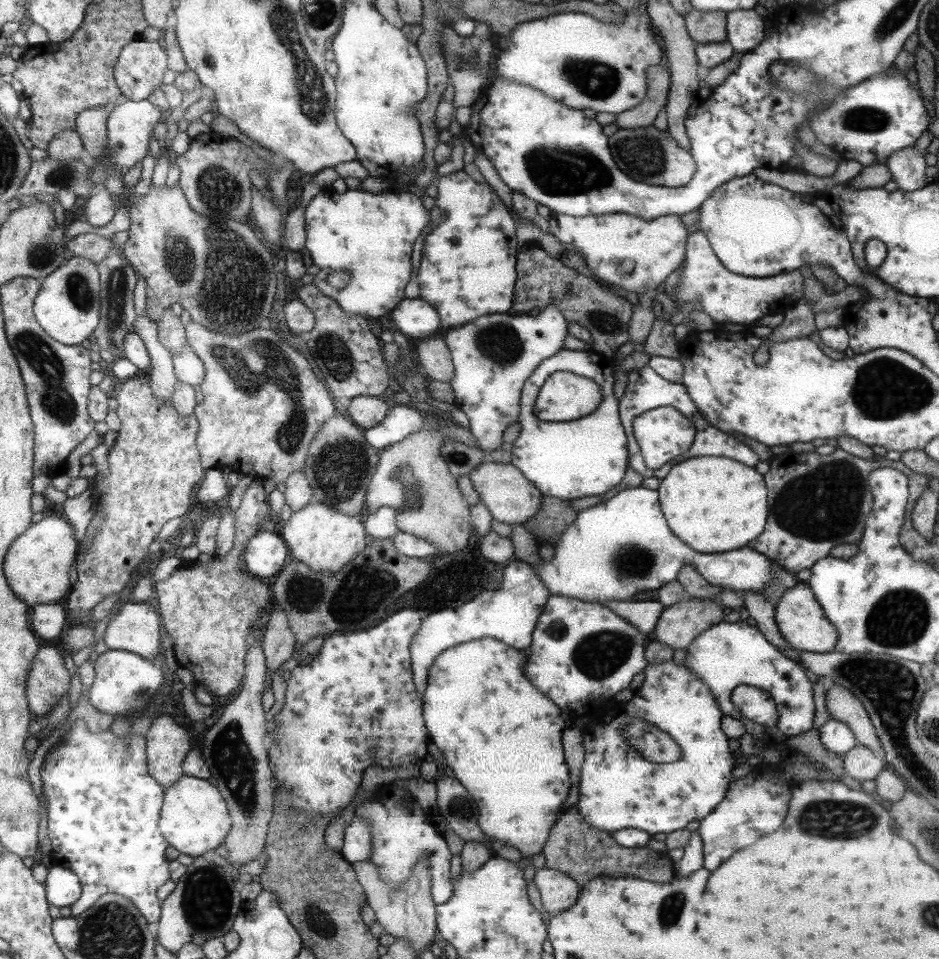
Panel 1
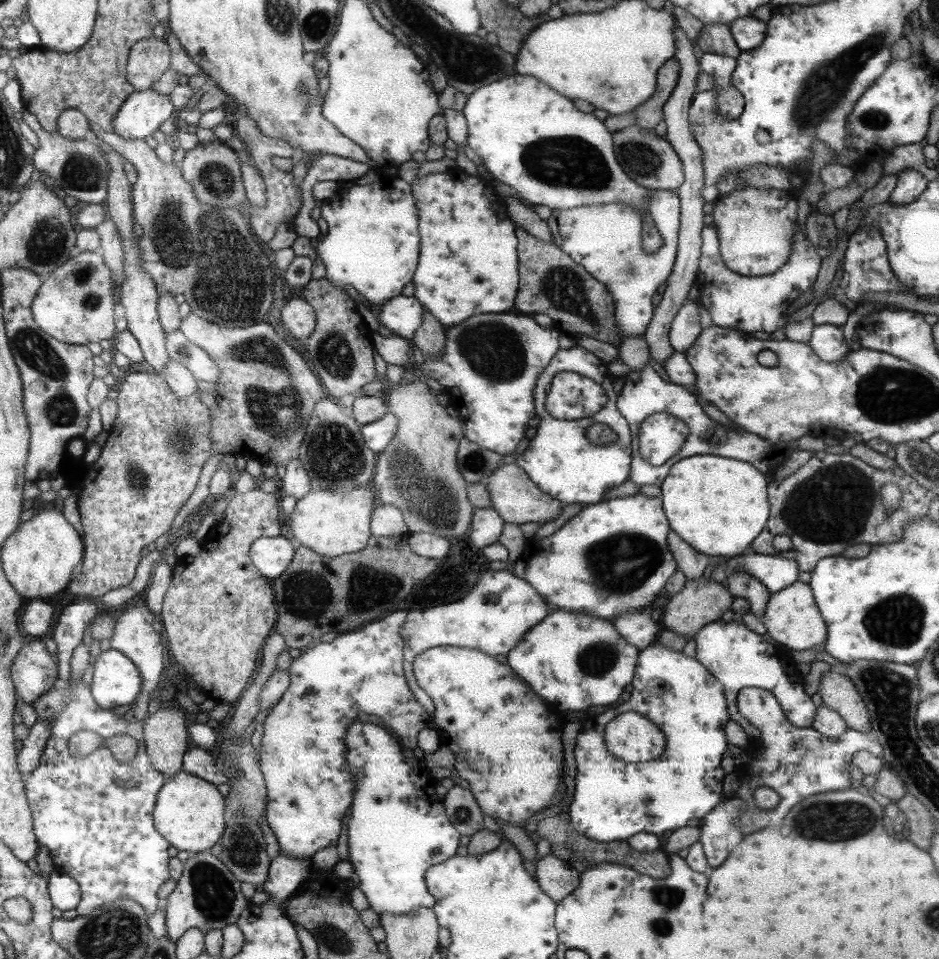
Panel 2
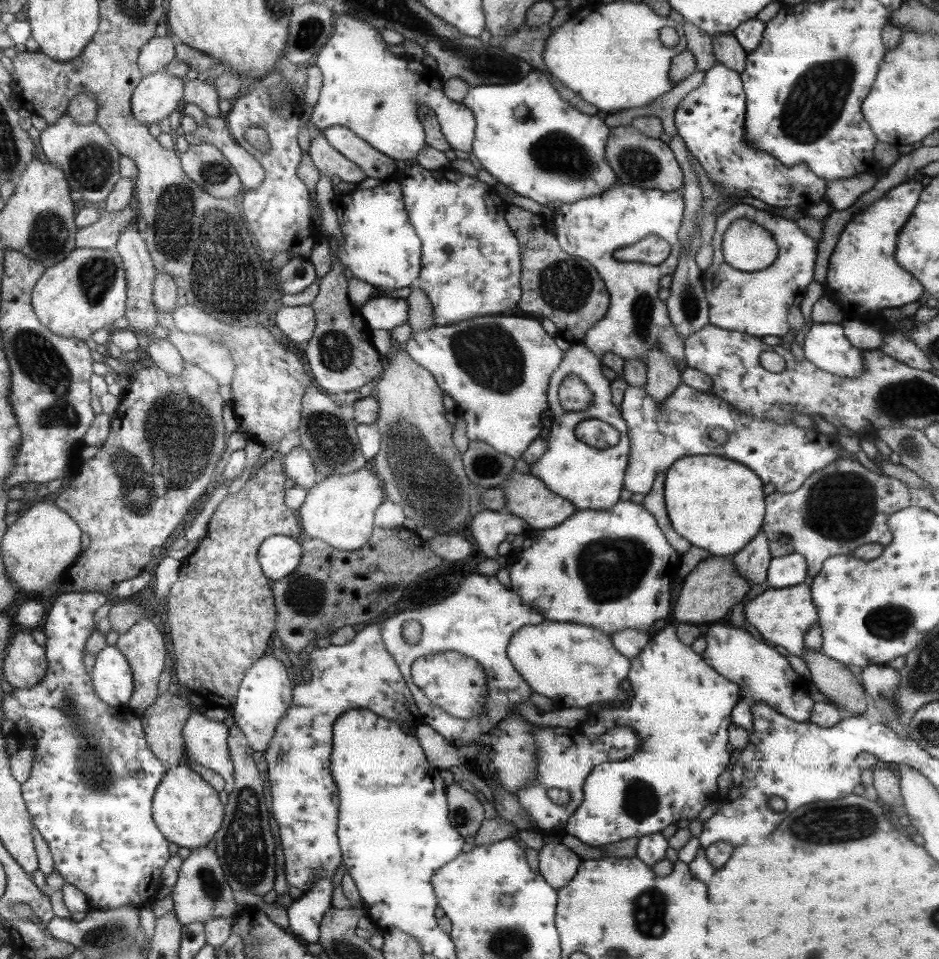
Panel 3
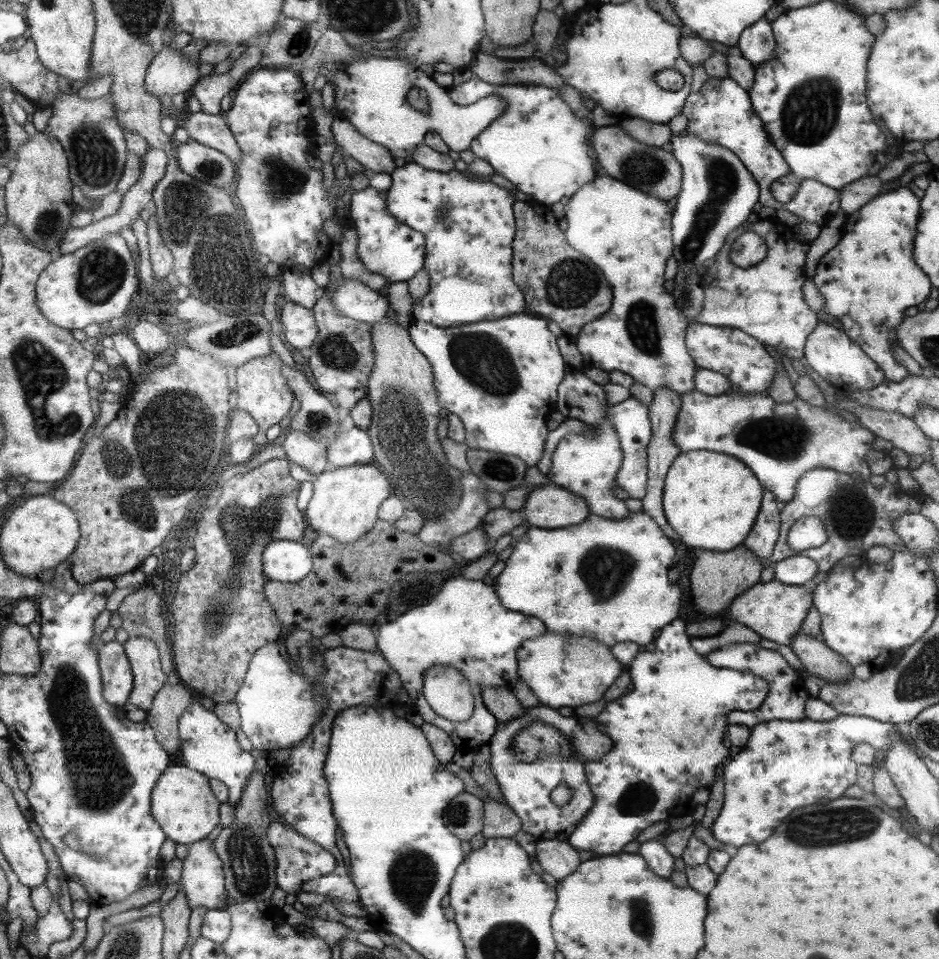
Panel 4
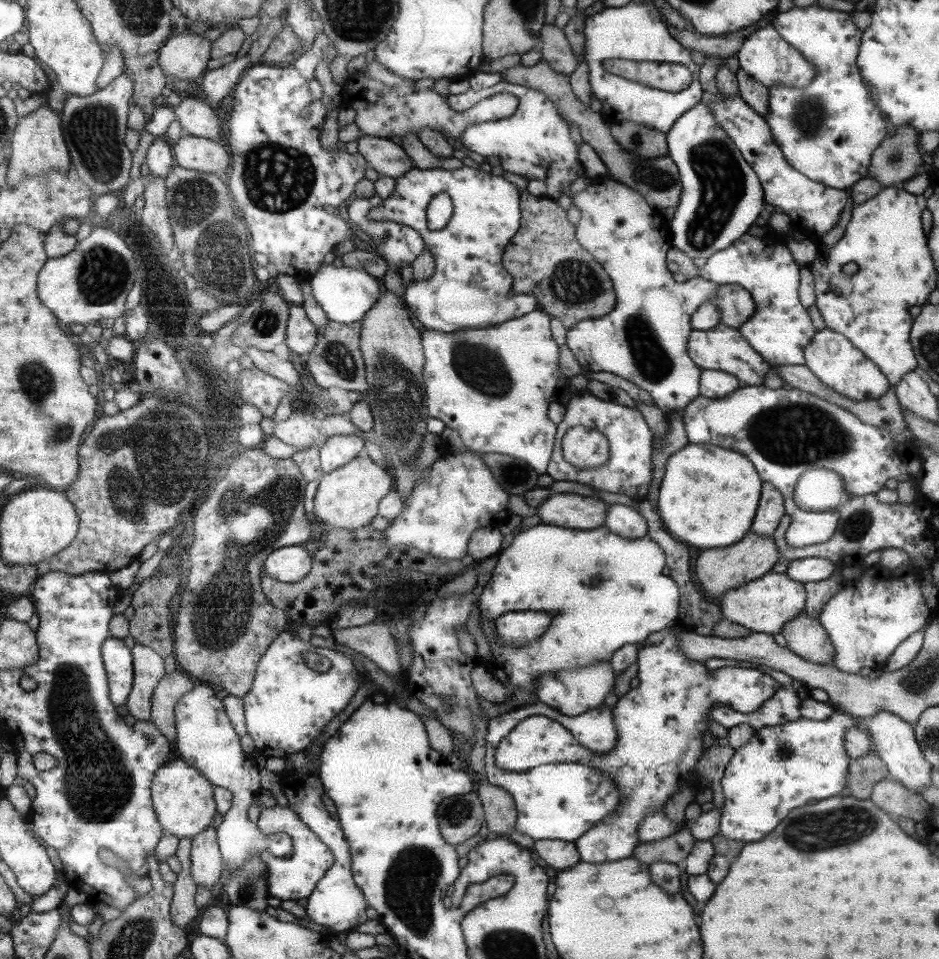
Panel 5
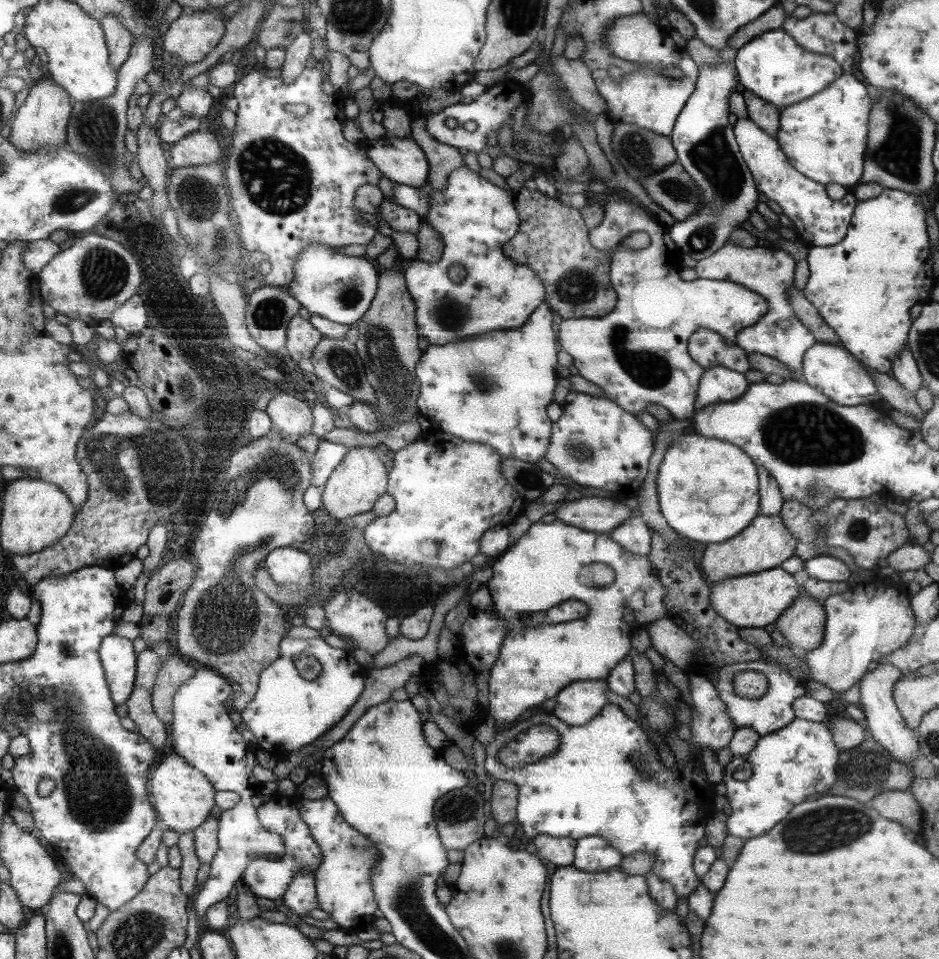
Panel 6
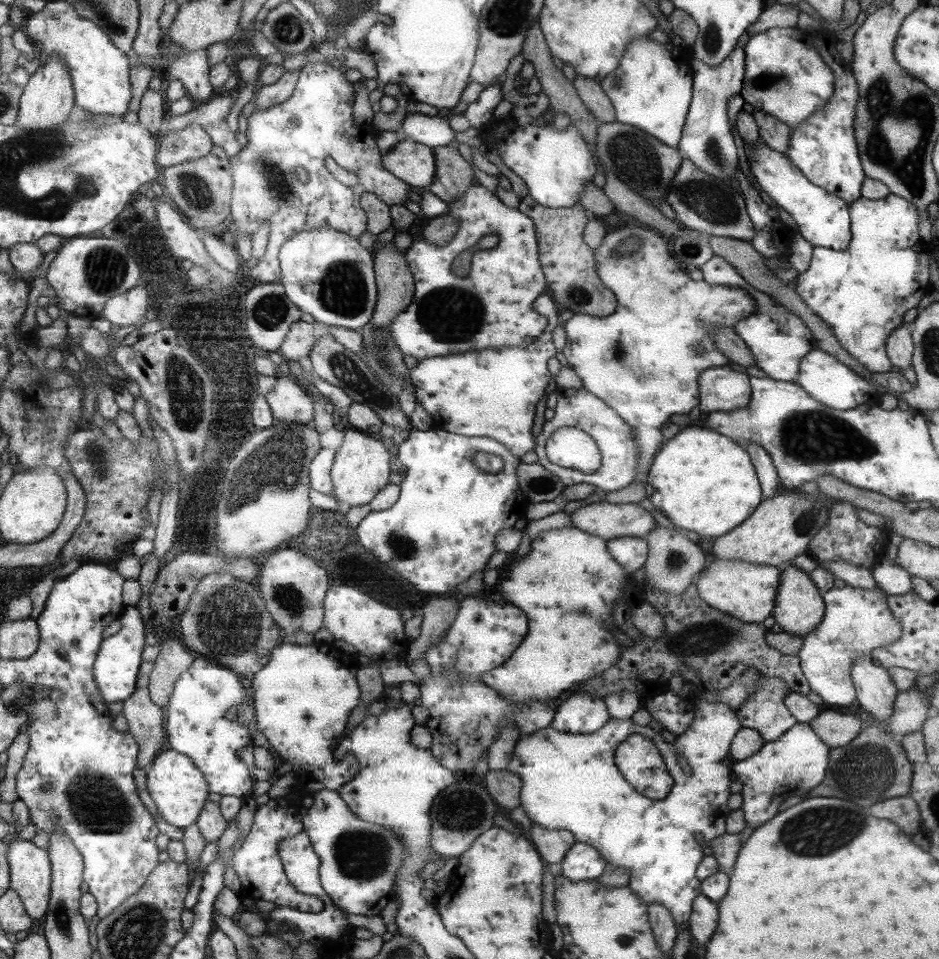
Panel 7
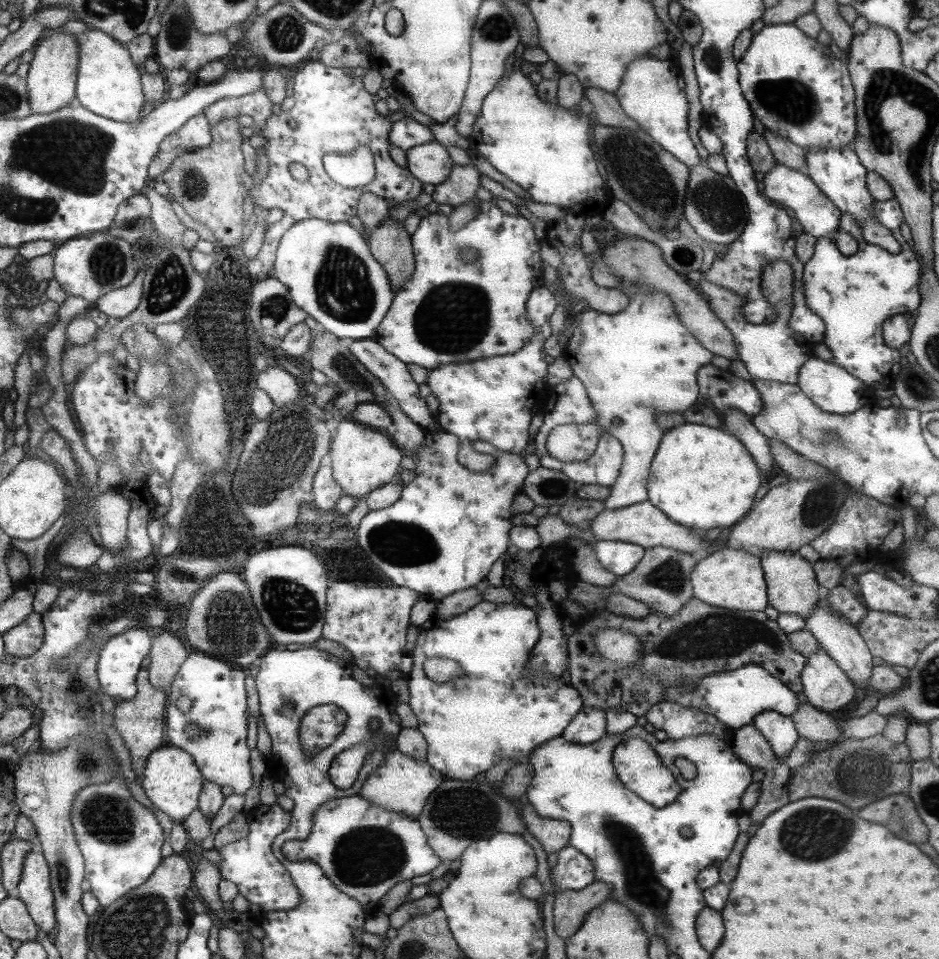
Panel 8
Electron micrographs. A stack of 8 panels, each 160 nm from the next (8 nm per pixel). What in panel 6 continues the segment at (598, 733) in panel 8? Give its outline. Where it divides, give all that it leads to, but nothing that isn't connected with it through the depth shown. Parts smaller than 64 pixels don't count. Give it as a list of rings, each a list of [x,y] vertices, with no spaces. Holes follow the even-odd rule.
[[[605,679],[571,682],[555,697],[551,711],[558,719],[571,726],[581,726],[592,720],[604,708]]]

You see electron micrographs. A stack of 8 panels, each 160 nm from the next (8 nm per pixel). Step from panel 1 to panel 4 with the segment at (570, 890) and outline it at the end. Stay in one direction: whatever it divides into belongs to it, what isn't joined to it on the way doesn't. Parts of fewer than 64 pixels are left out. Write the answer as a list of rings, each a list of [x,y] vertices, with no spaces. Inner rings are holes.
[[[557,840],[536,841],[534,858],[541,866],[543,872],[547,872],[559,882],[563,876],[575,873],[585,856],[568,842]]]

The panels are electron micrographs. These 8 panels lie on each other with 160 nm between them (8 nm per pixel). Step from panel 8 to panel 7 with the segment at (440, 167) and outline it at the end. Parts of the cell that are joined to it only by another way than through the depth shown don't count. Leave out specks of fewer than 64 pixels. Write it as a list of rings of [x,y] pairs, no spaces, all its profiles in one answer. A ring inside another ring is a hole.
[[[409,138],[395,143],[381,162],[391,175],[415,190],[428,188],[436,178],[436,156],[432,148]]]

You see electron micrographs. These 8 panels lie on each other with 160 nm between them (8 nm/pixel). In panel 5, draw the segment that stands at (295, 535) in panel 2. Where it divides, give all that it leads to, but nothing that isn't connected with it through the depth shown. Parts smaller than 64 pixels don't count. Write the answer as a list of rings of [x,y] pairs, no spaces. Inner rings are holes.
[[[365,453],[331,472],[324,473],[317,483],[313,497],[313,514],[326,526],[345,530],[369,525],[371,518],[379,513],[379,502],[391,488],[389,474],[377,468]]]

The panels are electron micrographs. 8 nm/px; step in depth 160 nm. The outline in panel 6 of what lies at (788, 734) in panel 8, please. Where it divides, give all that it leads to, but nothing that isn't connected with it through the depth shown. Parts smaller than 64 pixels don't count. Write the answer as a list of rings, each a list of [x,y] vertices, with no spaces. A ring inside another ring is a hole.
[[[747,661],[742,663],[733,663],[721,670],[717,670],[715,678],[710,678],[710,682],[715,686],[717,692],[720,692],[720,700],[727,706],[728,717],[732,719],[733,726],[750,728],[762,737],[769,733],[775,733],[776,730],[788,725],[796,715],[793,712],[792,704],[795,699],[805,696],[805,686],[782,669],[780,666],[765,664],[765,662]],[[751,670],[761,673],[767,679],[767,691],[765,696],[759,699],[739,699],[733,693],[731,685],[732,676],[736,672]]]

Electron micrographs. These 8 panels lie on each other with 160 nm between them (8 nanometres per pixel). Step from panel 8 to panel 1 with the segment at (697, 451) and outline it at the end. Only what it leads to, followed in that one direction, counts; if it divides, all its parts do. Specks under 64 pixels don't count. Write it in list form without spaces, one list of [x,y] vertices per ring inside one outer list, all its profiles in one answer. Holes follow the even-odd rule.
[[[723,457],[688,458],[681,464],[669,468],[667,476],[659,482],[661,490],[660,510],[665,510],[665,518],[669,518],[669,526],[673,526],[673,534],[677,538],[685,538],[693,550],[701,554],[724,553],[745,546],[749,540],[757,538],[764,529],[767,520],[765,506],[765,484],[763,476],[753,468],[747,468],[735,460]]]

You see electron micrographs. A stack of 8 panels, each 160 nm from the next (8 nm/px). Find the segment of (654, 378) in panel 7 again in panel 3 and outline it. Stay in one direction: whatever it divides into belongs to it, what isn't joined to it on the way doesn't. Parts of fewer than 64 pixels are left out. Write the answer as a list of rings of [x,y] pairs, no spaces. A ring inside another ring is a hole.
[[[617,184],[597,196],[583,198],[572,204],[563,203],[555,210],[555,214],[552,214],[551,228],[560,241],[561,249],[592,263],[597,275],[604,280],[604,286],[611,296],[605,316],[588,330],[584,340],[581,341],[597,358],[601,358],[604,352],[611,352],[623,362],[639,359],[645,364],[647,354],[655,345],[659,345],[660,349],[676,364],[681,363],[683,367],[687,367],[684,362],[683,338],[680,338],[675,327],[672,326],[672,321],[668,317],[667,304],[657,298],[659,279],[673,273],[681,253],[681,242],[677,234],[684,222],[684,204],[684,196],[681,196],[677,190],[669,192]],[[648,234],[657,235],[670,244],[670,253],[661,264],[651,266],[649,263],[623,262],[616,257],[618,249],[635,245],[637,239],[647,237]]]

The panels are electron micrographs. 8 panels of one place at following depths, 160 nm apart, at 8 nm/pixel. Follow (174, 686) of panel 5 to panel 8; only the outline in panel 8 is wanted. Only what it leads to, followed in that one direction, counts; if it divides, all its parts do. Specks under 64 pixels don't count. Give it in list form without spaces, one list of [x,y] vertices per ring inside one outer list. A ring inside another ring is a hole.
[[[161,634],[153,642],[153,664],[151,664],[151,682],[158,691],[171,694],[175,677],[189,659],[189,650],[173,634]]]

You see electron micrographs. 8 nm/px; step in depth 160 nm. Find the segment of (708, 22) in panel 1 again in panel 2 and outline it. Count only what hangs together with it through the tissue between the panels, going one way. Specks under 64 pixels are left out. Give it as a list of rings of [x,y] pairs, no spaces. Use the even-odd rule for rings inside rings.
[[[722,22],[704,24],[697,36],[696,47],[698,52],[717,53],[734,59],[740,53],[728,25]]]

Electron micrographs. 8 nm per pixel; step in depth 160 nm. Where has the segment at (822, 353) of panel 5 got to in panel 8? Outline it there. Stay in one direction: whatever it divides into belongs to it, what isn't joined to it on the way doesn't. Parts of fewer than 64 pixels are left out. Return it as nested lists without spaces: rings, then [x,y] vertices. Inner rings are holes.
[[[816,356],[809,357],[800,366],[796,385],[821,410],[829,411],[831,414],[851,414],[862,406],[873,403],[875,400],[875,393],[864,382],[855,378],[840,366],[829,361],[823,361]]]

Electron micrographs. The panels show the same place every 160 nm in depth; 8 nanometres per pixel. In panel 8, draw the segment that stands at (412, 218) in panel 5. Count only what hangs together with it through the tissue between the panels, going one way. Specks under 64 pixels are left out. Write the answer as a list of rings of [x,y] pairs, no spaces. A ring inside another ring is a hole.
[[[483,200],[477,206],[475,218],[461,230],[453,232],[453,236],[413,236],[413,250],[417,250],[417,274],[413,274],[413,278],[409,279],[399,291],[394,292],[392,304],[375,330],[374,339],[389,354],[397,357],[405,364],[417,364],[417,366],[421,366],[421,368],[425,368],[428,371],[429,369],[437,368],[439,365],[477,360],[480,356],[487,358],[503,354],[514,354],[518,350],[521,350],[530,338],[534,336],[534,328],[526,313],[526,305],[529,293],[539,287],[542,260],[539,260],[539,244],[537,244],[537,240],[533,236],[533,228],[531,228],[531,224],[525,218],[521,216],[509,216],[509,214],[501,212],[492,202],[485,202]],[[466,248],[474,250],[474,259],[468,263],[460,259],[460,250],[465,250]]]

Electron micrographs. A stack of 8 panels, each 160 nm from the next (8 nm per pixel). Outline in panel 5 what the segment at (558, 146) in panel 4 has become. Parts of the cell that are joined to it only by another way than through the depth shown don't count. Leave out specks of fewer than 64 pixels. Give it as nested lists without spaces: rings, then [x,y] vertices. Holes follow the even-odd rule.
[[[499,81],[492,86],[479,90],[467,89],[461,94],[449,95],[447,104],[455,111],[471,109],[473,105],[484,98],[497,93],[509,93],[518,98],[515,112],[507,118],[489,122],[474,122],[470,124],[459,137],[459,143],[470,152],[479,156],[497,156],[505,175],[517,175],[526,181],[539,180],[545,183],[547,198],[559,198],[562,195],[561,186],[571,184],[576,180],[579,168],[576,143],[571,138],[571,129],[565,119],[560,117],[555,103],[541,91],[530,87],[522,87],[518,83]],[[547,152],[547,154],[545,154]],[[547,166],[547,168],[543,168]],[[511,172],[511,174],[509,174]]]

